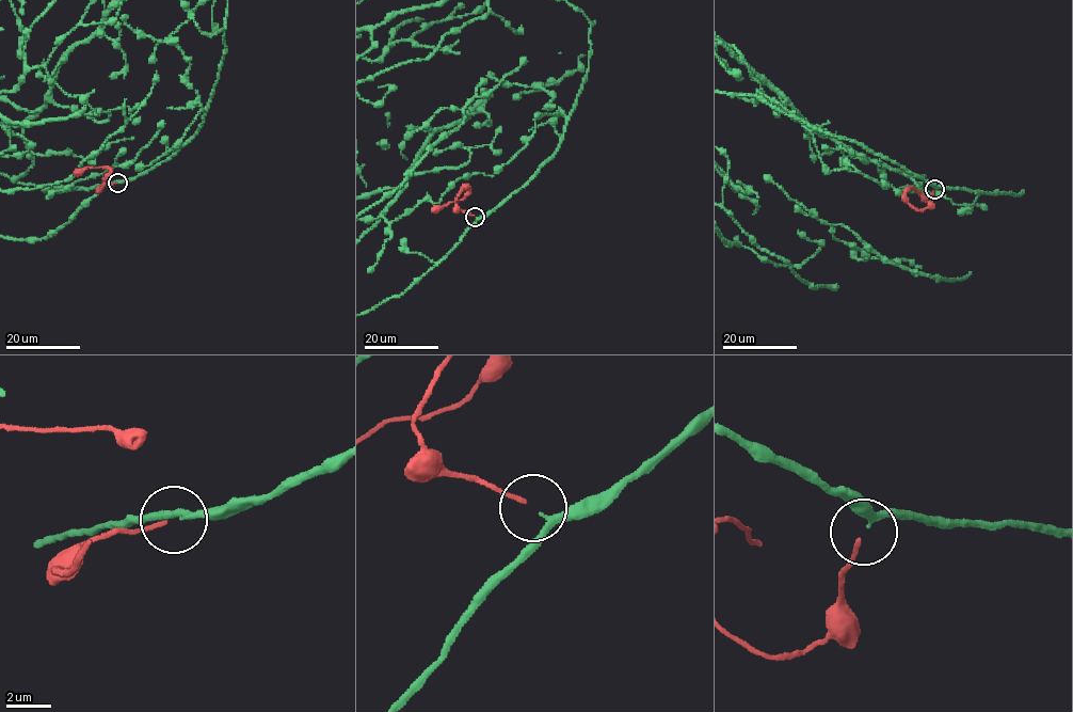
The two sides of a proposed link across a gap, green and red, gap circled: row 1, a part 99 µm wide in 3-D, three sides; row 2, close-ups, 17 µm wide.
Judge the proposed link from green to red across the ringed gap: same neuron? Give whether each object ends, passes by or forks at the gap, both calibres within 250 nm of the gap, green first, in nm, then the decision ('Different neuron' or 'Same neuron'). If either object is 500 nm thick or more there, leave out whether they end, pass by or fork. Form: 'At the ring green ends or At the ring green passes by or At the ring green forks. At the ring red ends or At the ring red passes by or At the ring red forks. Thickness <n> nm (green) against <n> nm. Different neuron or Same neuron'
At the ring green passes by. At the ring red ends. Thickness 240 nm (green) against 200 nm. Same neuron

